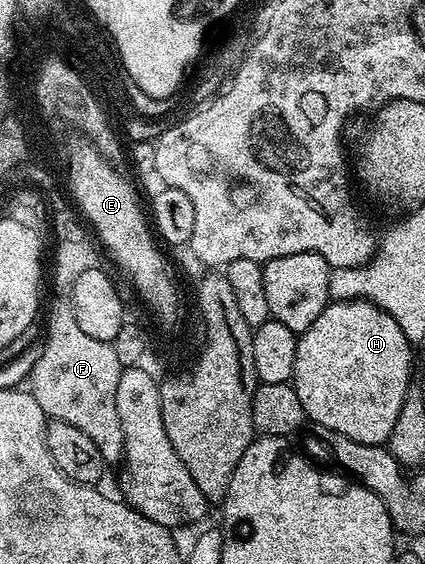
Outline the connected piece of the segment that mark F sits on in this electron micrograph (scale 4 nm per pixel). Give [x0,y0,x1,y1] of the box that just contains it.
[30,302,124,465]

